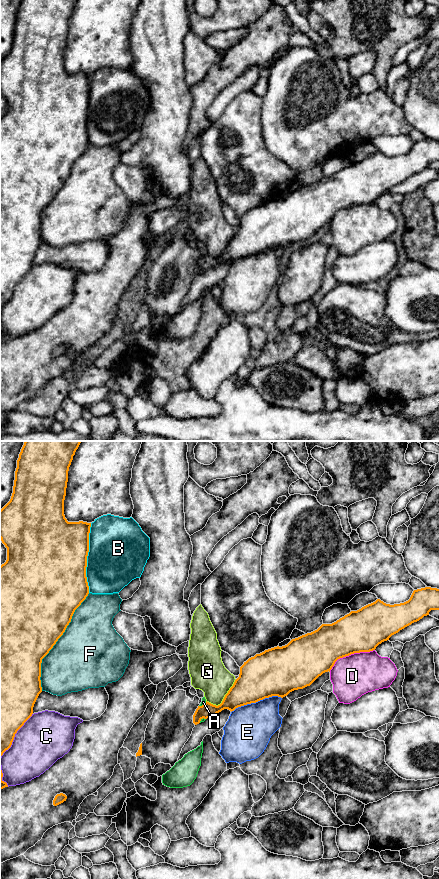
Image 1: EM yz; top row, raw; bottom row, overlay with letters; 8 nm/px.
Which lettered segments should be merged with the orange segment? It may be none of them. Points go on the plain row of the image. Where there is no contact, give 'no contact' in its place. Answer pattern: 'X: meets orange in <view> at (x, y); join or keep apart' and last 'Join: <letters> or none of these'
A: meets orange in yz at (202, 257); keep apart
B: meets orange in yz at (86, 110); keep apart
C: meets orange in yz at (14, 288); keep apart
D: meets orange in yz at (350, 206); keep apart
E: meets orange in yz at (256, 253); keep apart
F: meets orange in yz at (56, 193); keep apart
G: meets orange in yz at (224, 250); keep apart
Join: none of these

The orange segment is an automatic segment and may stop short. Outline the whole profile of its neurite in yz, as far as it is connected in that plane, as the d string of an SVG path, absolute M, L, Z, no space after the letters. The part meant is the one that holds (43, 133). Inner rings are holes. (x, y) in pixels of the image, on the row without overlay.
M22 0L17 12L13 45L10 53L0 62L0 91L7 100L7 112L0 118L0 310L8 302L17 283L32 268L34 256L42 244L42 211L56 196L71 174L75 162L89 146L86 129L91 75L68 74L64 67L64 52L68 34L68 23L78 0Z

